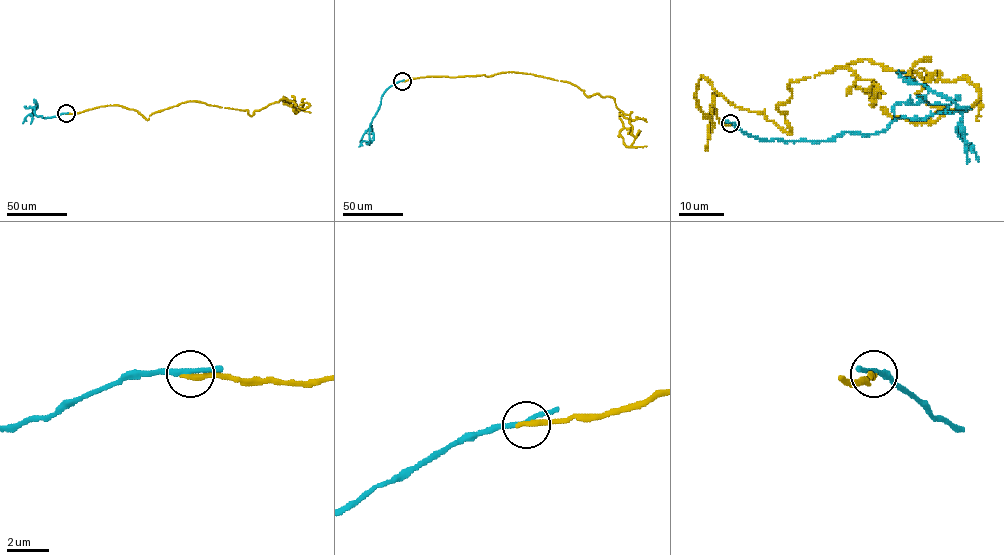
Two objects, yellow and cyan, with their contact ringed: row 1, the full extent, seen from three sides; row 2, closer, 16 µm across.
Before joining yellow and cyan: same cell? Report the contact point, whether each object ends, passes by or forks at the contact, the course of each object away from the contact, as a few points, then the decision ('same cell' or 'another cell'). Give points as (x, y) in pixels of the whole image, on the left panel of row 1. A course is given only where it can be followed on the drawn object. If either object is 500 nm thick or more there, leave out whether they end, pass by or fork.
place (66, 113); yellow ends; cyan passes by; course yellow (66, 113), (119, 105), (147, 120), (195, 101), (251, 116), (283, 96), (294, 109); course cyan (66, 113), (50, 118), (37, 116), (33, 110), (37, 105), (33, 100); another cell

